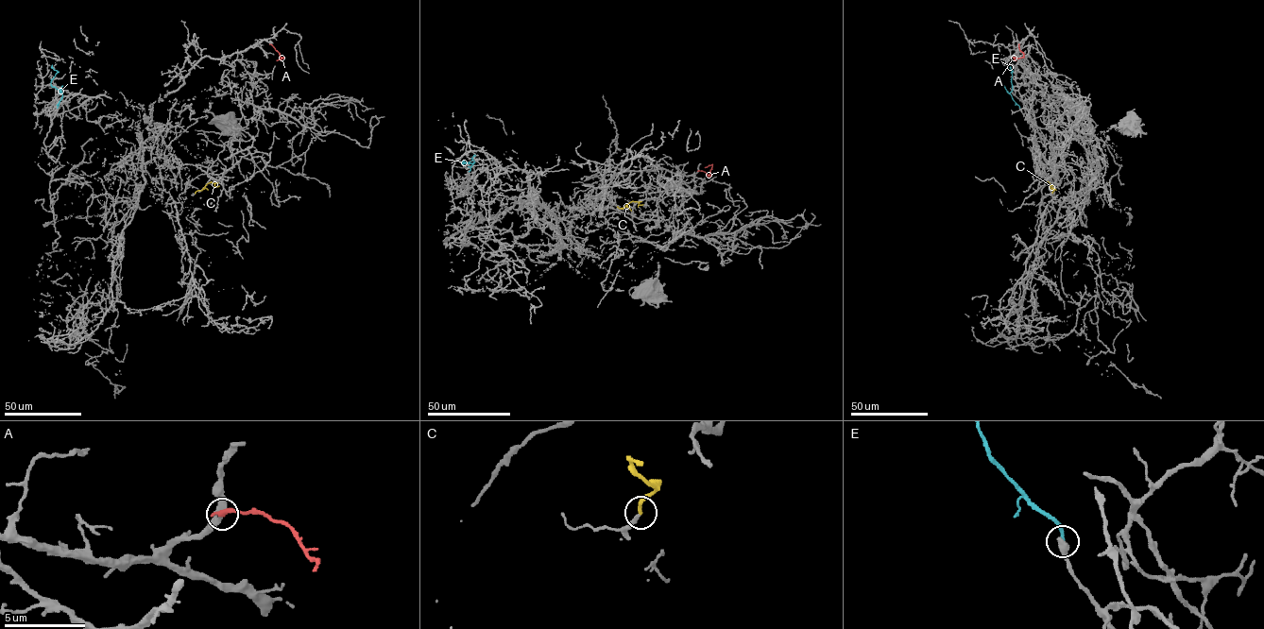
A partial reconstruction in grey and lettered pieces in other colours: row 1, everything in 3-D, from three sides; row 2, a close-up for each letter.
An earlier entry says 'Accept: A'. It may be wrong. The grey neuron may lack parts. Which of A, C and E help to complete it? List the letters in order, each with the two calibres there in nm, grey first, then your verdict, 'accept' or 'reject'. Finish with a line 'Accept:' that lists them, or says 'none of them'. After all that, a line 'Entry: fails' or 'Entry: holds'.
A: 240/340 nm | accept
C: 240/280 nm | accept
E: 550/240 nm | reject
Accept: A, C
Entry: fails

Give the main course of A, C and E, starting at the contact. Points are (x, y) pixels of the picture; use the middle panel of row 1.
A: (698, 171), (708, 176), (712, 165), (705, 167)
C: (617, 207), (623, 208), (632, 201), (639, 205), (643, 204)
E: (469, 171), (474, 161), (462, 162), (469, 162), (463, 161)

